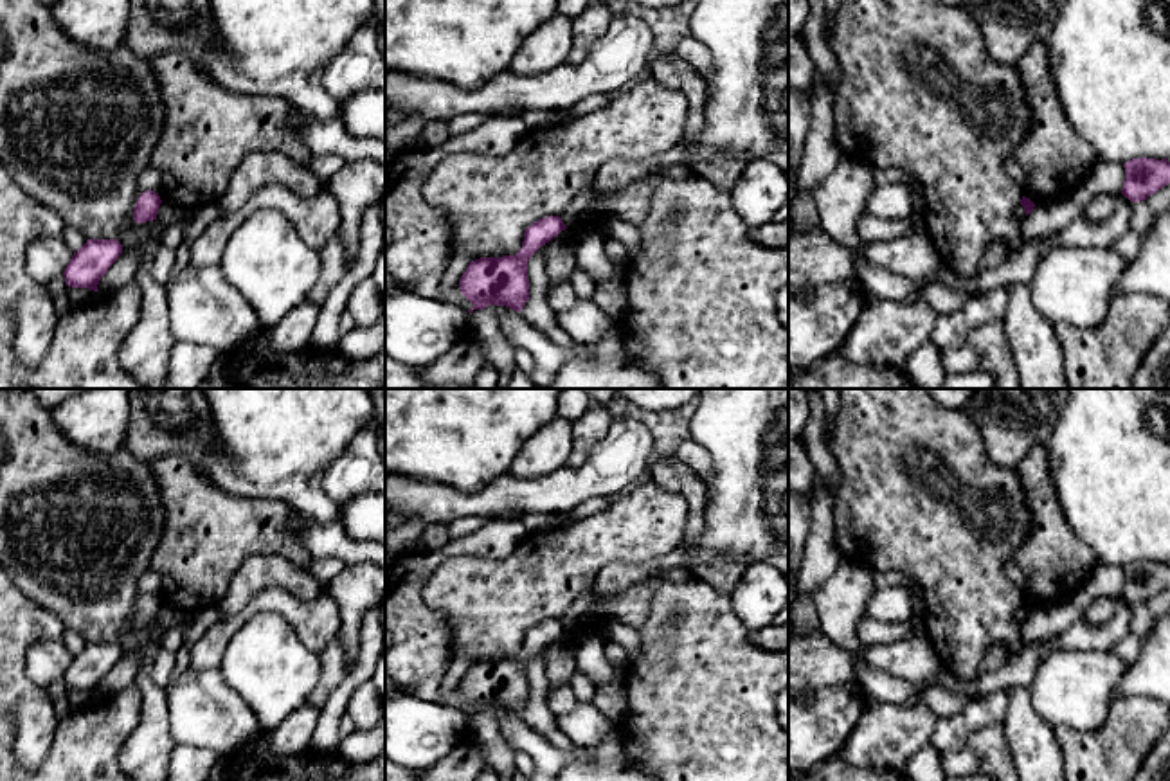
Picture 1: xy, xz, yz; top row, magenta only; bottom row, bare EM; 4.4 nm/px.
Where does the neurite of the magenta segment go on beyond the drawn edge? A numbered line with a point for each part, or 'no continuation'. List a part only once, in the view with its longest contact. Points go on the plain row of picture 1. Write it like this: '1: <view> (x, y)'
no continuation

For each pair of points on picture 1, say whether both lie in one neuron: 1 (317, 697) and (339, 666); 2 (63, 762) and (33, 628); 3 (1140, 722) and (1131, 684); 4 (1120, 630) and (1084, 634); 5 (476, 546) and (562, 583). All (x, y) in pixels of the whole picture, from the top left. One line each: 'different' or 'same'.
1: same
2: different
3: different
4: same
5: different

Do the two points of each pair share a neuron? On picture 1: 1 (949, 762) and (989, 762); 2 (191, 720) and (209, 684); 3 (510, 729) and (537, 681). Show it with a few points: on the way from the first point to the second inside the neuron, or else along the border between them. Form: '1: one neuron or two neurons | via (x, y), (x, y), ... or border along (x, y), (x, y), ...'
1: one neuron | via (958, 762), (980, 762)
2: one neuron | via (200, 711), (206, 693)
3: two neurons | border along (519, 717), (551, 744)

